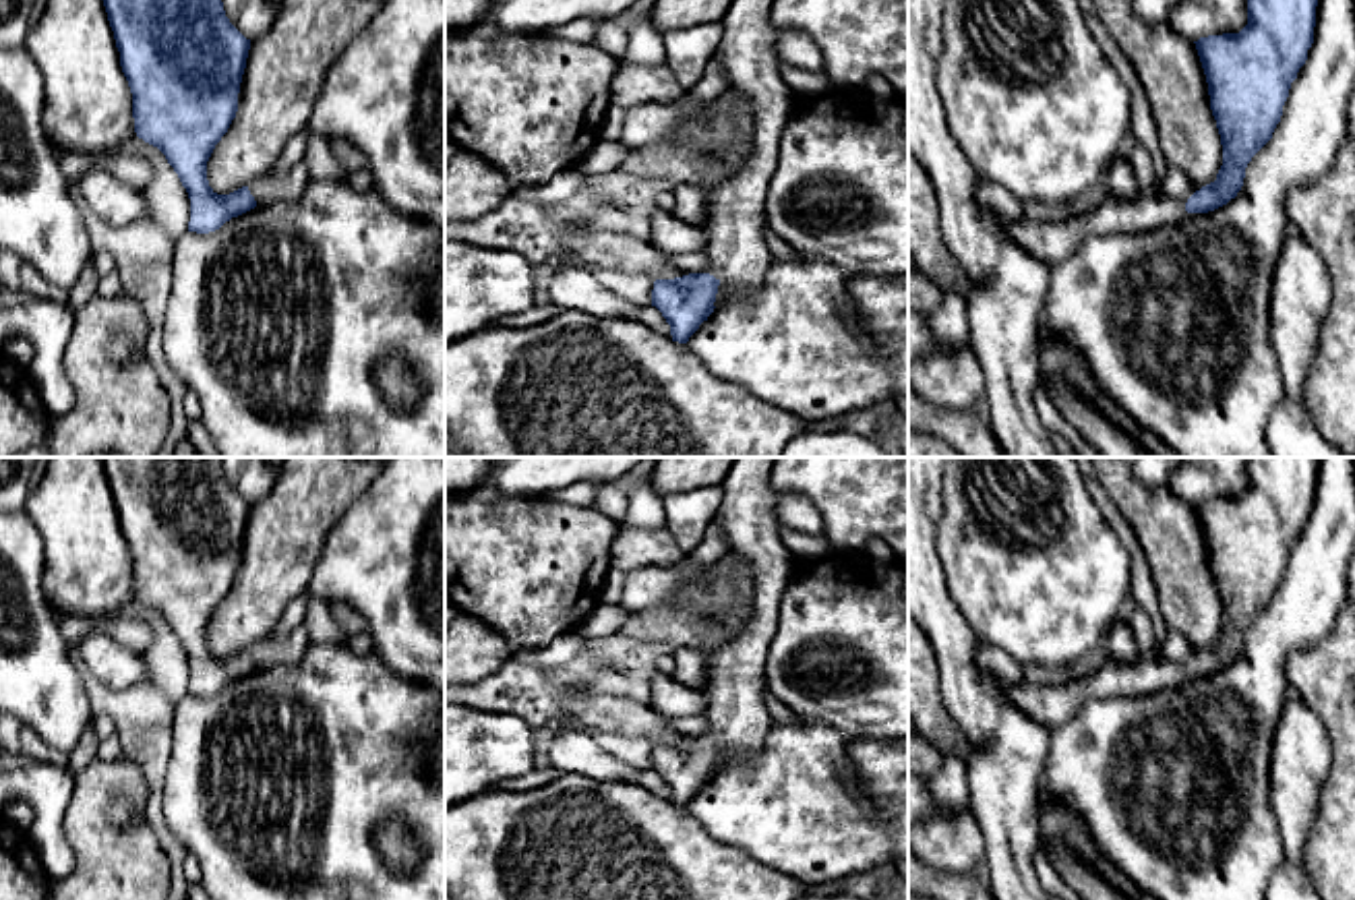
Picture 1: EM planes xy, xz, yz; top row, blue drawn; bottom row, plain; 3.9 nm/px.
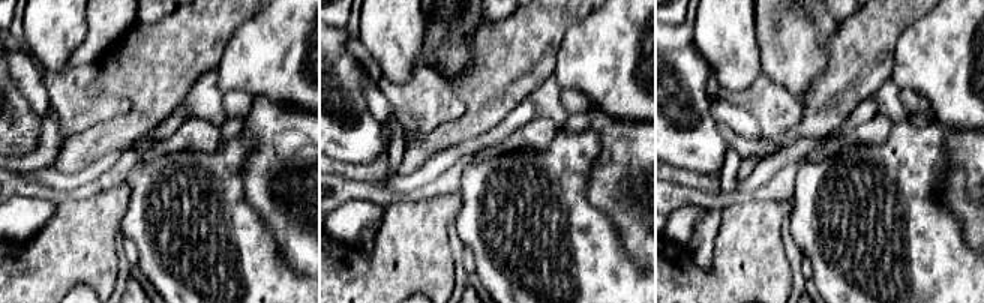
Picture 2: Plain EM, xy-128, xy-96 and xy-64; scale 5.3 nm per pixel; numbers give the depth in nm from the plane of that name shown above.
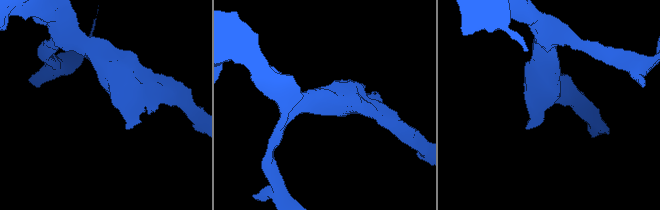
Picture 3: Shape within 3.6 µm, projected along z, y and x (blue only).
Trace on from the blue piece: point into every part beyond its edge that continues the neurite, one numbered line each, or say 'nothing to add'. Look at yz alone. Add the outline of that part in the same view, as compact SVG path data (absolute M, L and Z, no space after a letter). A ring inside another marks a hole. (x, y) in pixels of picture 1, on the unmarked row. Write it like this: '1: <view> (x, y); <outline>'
1: yz (1051, 706); M1163 656L1136 660L1105 660L1092 674L1059 685L1003 683L1003 693L1032 720L1049 730L1065 724L1094 699L1144 697L1187 681L1183 668Z

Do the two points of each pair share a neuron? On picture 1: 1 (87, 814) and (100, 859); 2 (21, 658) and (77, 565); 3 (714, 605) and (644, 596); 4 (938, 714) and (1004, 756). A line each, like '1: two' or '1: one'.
1: one
2: two
3: one
4: two

